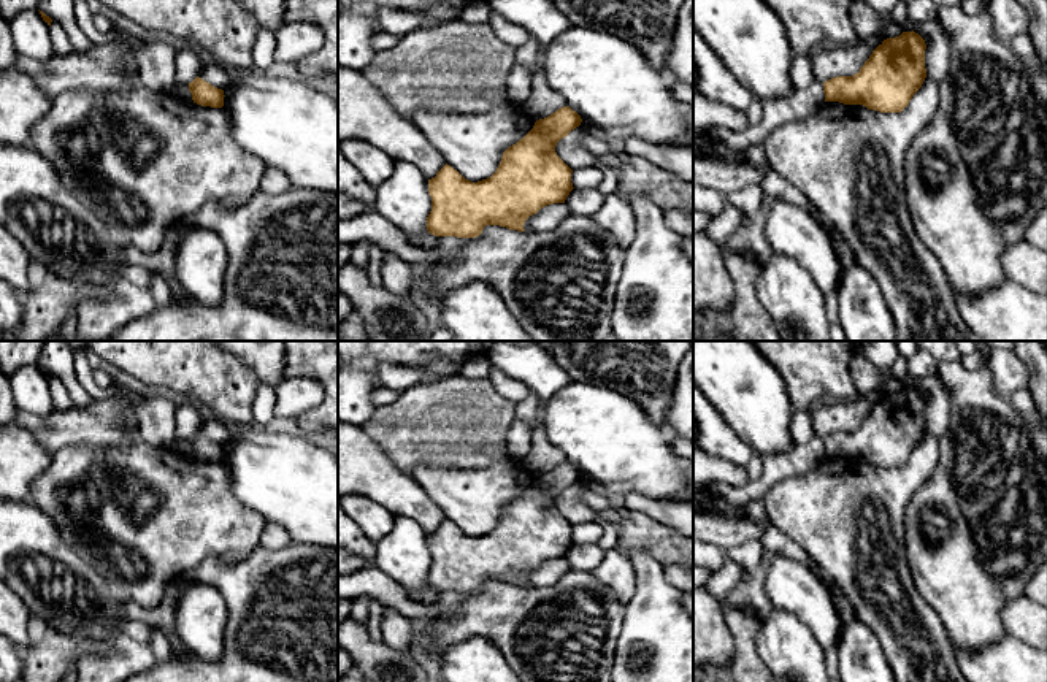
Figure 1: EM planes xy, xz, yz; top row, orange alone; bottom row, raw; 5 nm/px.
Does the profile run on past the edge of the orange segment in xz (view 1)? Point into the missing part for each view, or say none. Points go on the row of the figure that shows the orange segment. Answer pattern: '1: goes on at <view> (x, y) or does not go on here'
1: does not go on here

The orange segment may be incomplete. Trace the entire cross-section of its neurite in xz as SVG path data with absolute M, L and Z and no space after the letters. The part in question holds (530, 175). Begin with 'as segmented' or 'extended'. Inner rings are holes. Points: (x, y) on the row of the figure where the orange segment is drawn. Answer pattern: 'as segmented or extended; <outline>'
as segmented; M570 106L536 121L522 140L503 152L497 171L477 182L446 163L428 179L428 233L476 238L485 225L525 232L530 216L547 205L565 203L574 189L573 170L557 155L555 146L581 122Z

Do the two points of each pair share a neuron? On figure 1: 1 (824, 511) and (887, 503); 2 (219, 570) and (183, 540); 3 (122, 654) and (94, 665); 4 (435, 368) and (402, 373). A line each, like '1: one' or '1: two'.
1: one
2: two
3: one
4: one

